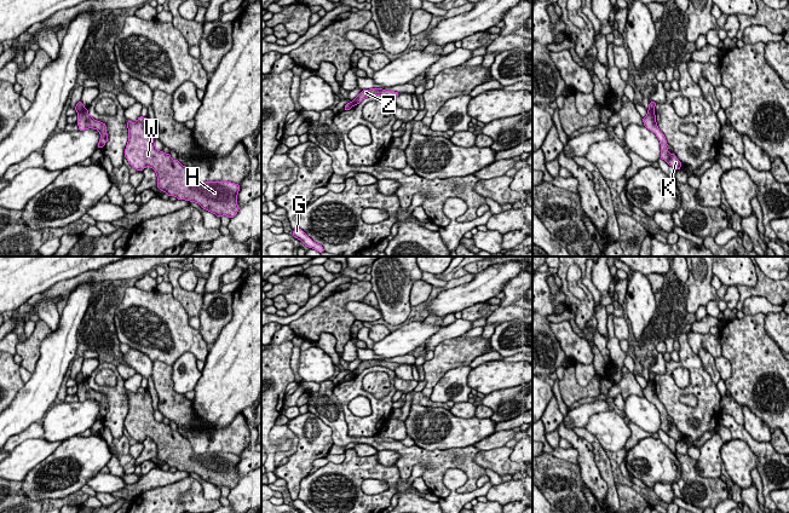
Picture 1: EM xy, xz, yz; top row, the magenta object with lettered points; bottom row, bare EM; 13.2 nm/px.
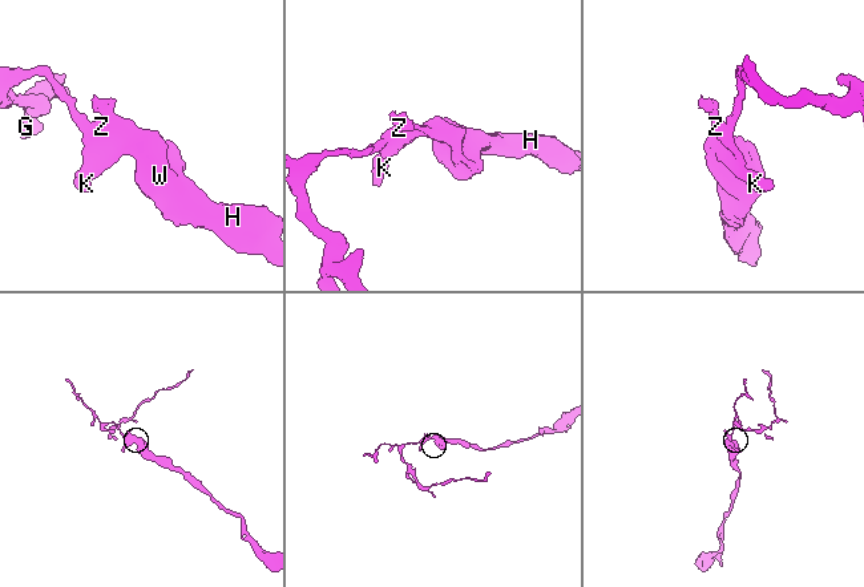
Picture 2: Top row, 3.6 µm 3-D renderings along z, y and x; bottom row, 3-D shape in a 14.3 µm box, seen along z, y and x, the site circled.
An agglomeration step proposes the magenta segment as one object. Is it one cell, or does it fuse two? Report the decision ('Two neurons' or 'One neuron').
Two neurons

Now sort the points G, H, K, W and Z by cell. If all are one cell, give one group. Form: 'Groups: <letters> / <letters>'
Groups: G / H K W Z

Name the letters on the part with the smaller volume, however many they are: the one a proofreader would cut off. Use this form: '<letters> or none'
G

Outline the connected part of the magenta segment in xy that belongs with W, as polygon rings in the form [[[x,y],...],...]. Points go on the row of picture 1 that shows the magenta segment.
[[[139,116],[136,122],[127,120],[128,143],[125,149],[125,157],[131,167],[143,172],[145,167],[151,167],[157,175],[157,188],[168,196],[198,203],[203,209],[212,212],[217,217],[228,215],[234,218],[240,207],[237,206],[237,194],[240,184],[231,181],[206,181],[195,183],[190,171],[178,160],[173,160],[169,154],[159,151],[155,148],[151,123],[146,117]]]

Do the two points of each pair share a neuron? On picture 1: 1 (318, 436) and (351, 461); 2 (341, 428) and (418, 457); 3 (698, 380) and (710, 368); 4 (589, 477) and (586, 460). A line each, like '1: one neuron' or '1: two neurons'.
1: two neurons
2: one neuron
3: two neurons
4: one neuron

